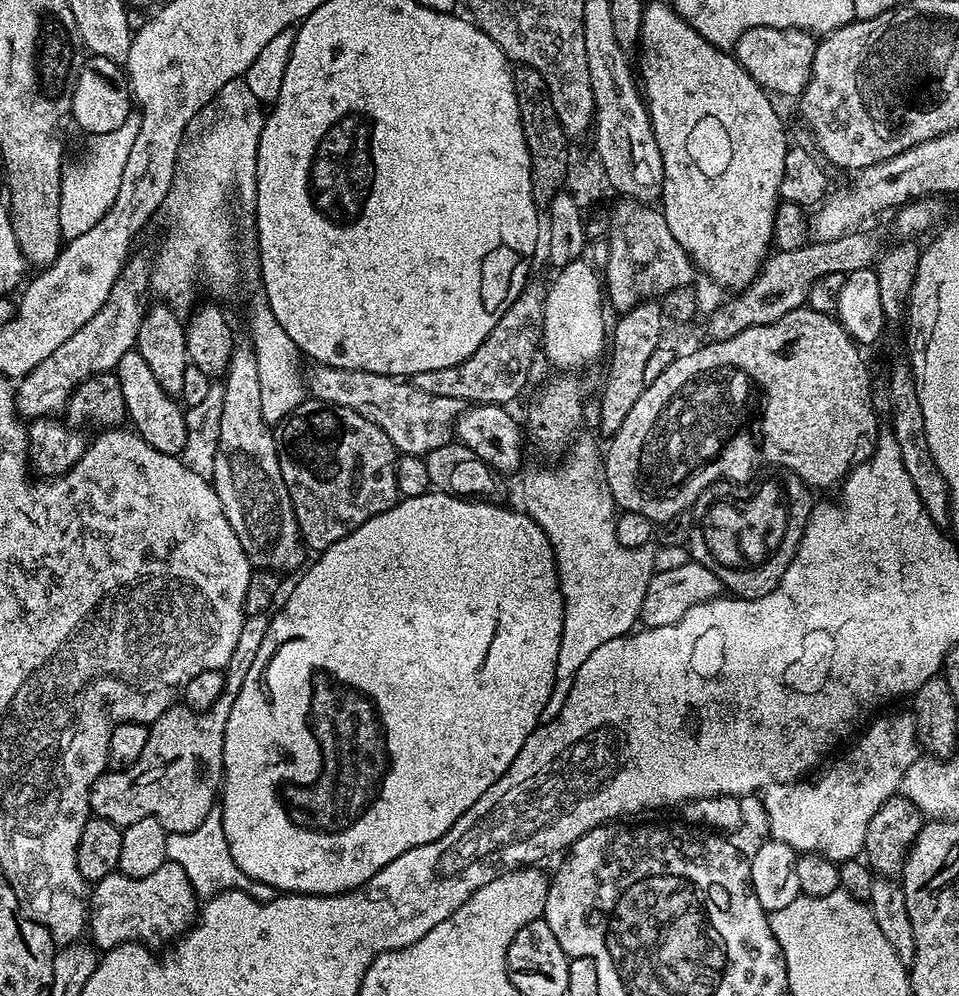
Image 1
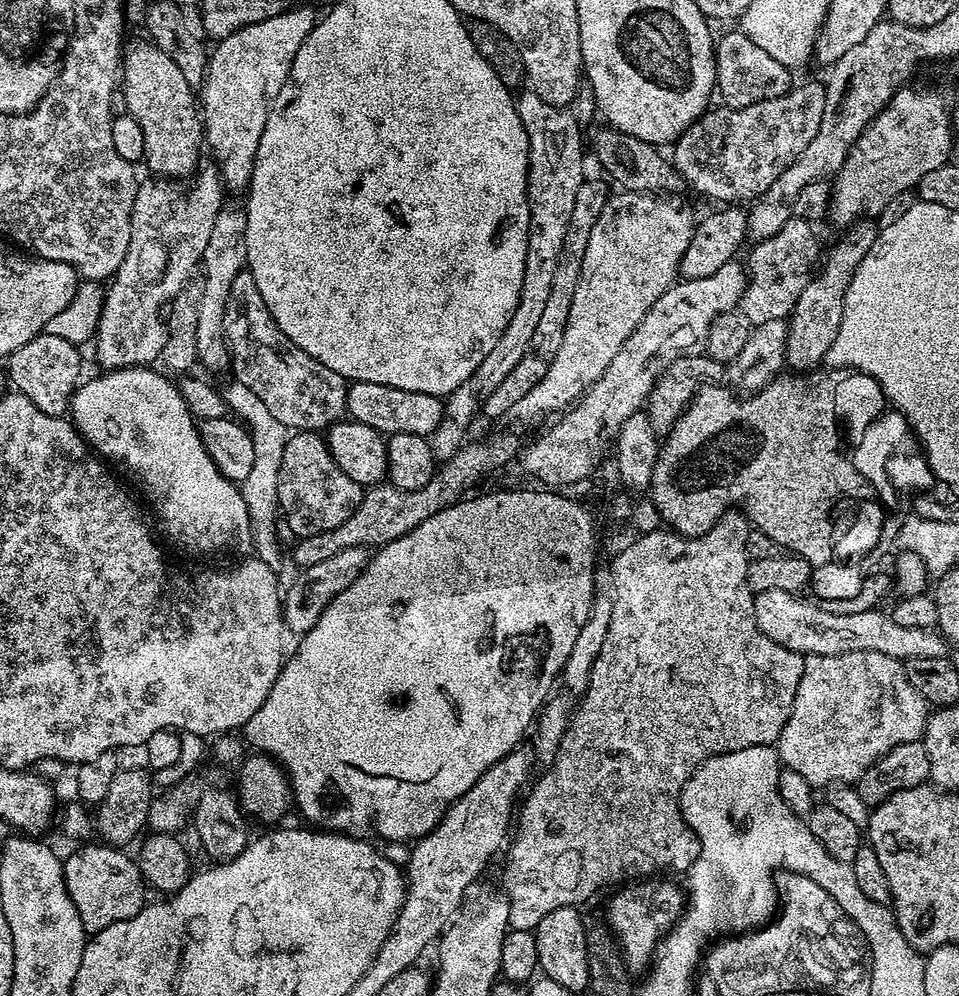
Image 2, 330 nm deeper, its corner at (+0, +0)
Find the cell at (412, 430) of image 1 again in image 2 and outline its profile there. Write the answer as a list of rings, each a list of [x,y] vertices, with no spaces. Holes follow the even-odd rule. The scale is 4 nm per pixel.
[[[245,270],[234,278],[234,286],[230,286],[228,299],[228,317],[224,319],[224,333],[228,339],[228,355],[230,357],[230,372],[233,372],[235,383],[247,386],[262,398],[262,403],[270,409],[270,414],[282,422],[290,430],[301,432],[320,432],[333,424],[339,424],[345,419],[348,411],[348,385],[334,370],[322,366],[318,358],[310,358],[306,350],[294,346],[286,334],[274,322],[270,310],[262,302],[262,294],[258,294],[258,282],[254,282],[252,273]]]

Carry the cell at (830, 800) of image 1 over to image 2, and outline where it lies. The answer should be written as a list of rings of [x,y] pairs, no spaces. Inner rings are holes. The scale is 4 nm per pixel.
[[[877,651],[805,657],[802,678],[794,694],[794,706],[778,741],[783,767],[798,771],[816,790],[827,789],[830,784],[855,785],[862,774],[882,758],[882,754],[894,750],[894,746],[902,746],[902,742],[920,740],[928,725],[930,705],[914,686],[910,686],[904,670],[901,661]]]

